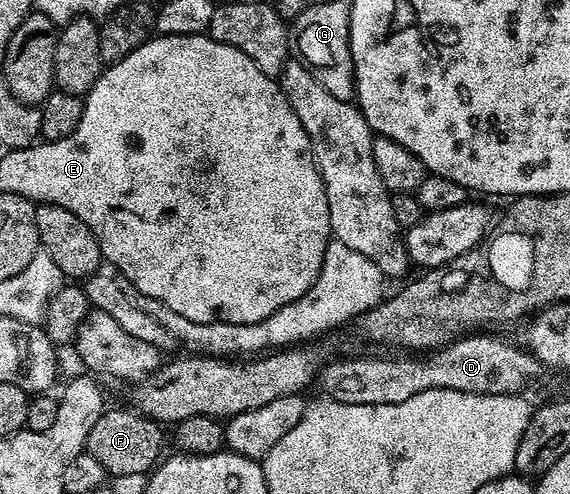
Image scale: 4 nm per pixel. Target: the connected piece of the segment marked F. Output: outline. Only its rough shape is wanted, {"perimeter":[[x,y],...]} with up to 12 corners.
{"perimeter":[[106,409],[85,445],[106,475],[148,475],[162,427],[136,409]]}

